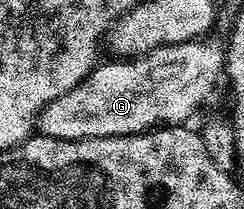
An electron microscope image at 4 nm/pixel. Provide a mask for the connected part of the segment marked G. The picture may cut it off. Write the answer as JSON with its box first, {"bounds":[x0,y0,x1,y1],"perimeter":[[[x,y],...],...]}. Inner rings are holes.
{"bounds":[38,40,226,140],"perimeter":[[[209,40],[183,42],[159,46],[139,58],[101,61],[92,73],[82,80],[66,96],[58,96],[43,110],[38,119],[39,133],[47,138],[62,140],[82,140],[102,136],[122,136],[123,134],[142,134],[146,130],[162,126],[178,126],[187,123],[188,117],[207,100],[226,70],[226,50],[223,45]]]}

